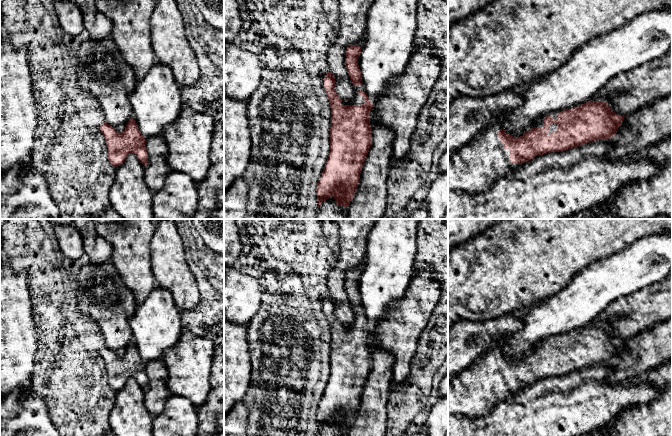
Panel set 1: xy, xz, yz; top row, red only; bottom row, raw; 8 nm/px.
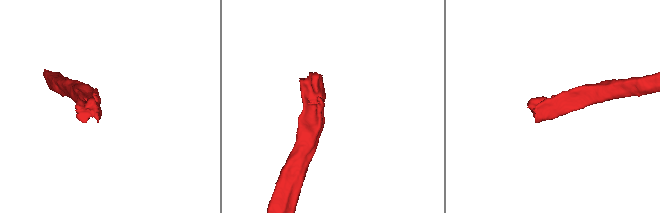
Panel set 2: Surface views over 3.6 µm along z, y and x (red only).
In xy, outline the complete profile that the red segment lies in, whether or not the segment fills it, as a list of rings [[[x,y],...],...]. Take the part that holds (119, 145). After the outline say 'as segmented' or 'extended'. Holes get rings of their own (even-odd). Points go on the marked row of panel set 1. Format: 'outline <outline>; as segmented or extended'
outline [[[134,118],[128,121],[125,130],[121,133],[118,133],[106,122],[100,125],[100,131],[105,138],[108,148],[108,160],[112,165],[120,166],[130,153],[135,154],[144,166],[147,165],[146,141],[141,135]]]; as segmented

